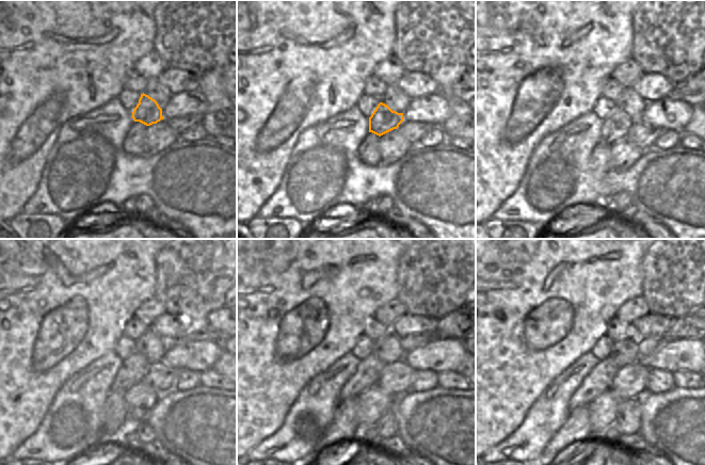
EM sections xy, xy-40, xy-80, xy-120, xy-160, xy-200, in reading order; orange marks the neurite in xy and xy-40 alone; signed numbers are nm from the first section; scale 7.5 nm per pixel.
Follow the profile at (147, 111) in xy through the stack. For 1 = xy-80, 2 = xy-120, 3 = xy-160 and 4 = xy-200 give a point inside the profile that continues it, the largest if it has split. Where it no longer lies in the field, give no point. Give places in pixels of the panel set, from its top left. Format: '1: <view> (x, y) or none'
1: xy-80 (614, 127)
2: xy-120 (133, 369)
3: xy-160 (369, 370)
4: xy-200 (598, 380)

